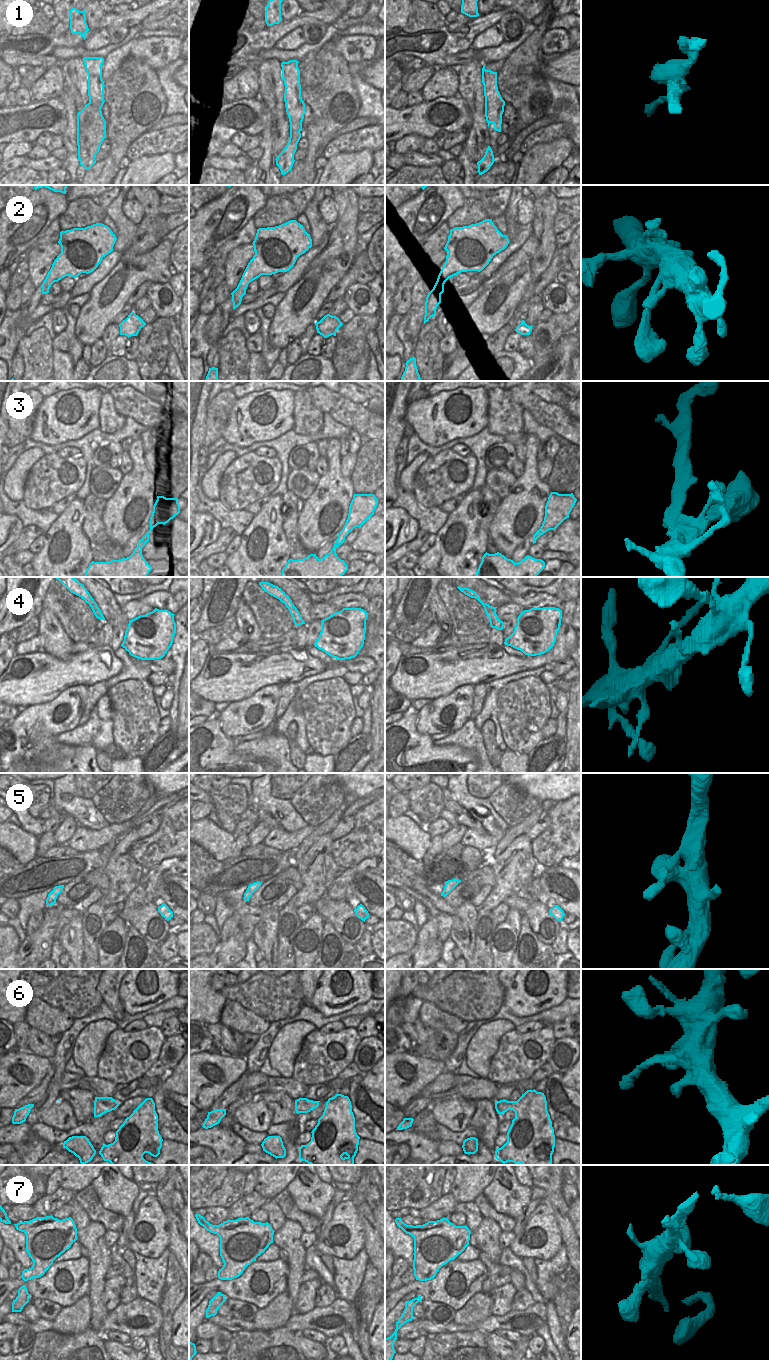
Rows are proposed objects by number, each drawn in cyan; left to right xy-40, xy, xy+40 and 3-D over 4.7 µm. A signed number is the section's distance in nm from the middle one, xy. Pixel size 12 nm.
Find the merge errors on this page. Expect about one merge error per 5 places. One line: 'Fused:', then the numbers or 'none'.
Fused: 1

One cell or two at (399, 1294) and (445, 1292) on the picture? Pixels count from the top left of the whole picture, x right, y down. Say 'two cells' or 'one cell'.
one cell

